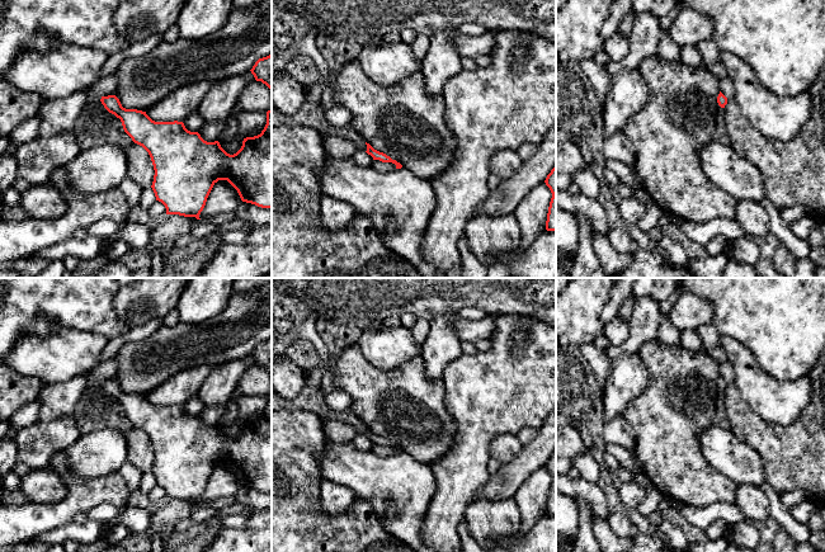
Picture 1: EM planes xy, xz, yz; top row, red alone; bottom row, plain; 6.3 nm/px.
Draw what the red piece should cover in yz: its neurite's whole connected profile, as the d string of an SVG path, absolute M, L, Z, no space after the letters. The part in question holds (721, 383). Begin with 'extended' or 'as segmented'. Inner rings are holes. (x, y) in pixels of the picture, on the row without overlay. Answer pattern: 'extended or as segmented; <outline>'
extended; M726 360L720 365L720 378L717 381L717 387L721 392L725 392L729 381L735 381L735 373L731 363Z

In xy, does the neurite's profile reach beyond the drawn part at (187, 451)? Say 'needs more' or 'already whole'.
needs more

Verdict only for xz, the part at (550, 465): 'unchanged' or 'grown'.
unchanged

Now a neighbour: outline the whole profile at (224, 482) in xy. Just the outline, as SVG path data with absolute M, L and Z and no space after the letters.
M218 464L214 467L199 503L211 504L218 499L235 497L241 486L237 475L227 464Z

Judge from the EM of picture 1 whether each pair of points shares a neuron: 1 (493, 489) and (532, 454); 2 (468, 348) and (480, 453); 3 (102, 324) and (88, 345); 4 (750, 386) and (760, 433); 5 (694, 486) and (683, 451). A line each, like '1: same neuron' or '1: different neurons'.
1: same neuron
2: different neurons
3: different neurons
4: different neurons
5: same neuron

